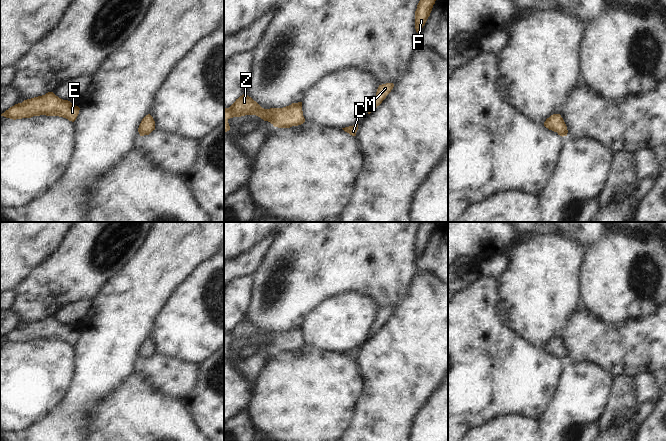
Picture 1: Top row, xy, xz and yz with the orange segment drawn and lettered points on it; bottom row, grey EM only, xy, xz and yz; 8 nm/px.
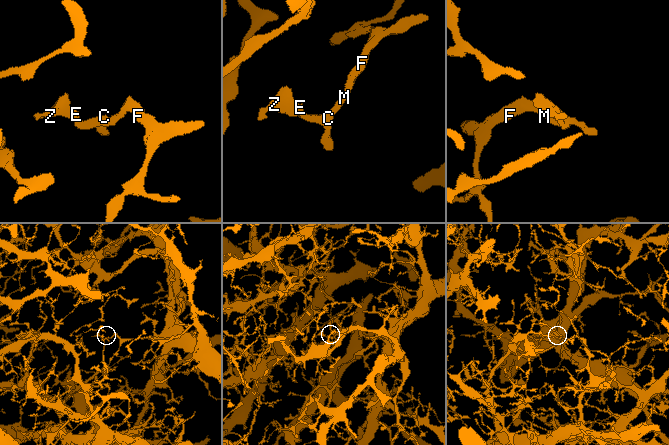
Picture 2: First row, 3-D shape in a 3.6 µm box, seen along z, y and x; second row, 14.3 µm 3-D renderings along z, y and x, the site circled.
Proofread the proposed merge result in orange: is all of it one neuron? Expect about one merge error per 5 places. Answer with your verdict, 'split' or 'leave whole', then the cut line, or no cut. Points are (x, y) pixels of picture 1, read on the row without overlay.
leave whole; no cut

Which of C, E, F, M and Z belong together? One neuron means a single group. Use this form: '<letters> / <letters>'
C E F M Z

